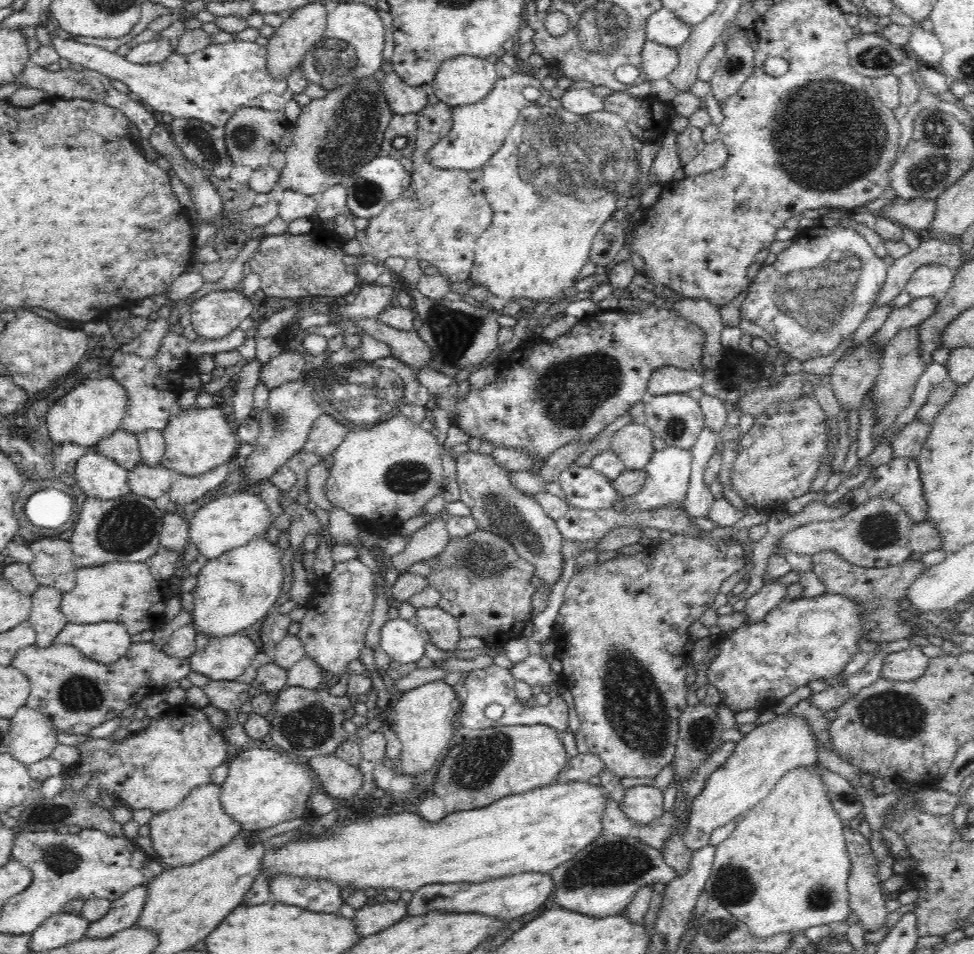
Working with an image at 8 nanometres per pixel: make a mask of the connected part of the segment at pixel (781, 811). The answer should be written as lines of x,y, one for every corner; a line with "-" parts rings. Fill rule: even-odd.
809,765
788,771
768,797
740,818
733,836
716,846
713,868
704,891
710,900
718,900
720,906
744,922
752,937
796,934
815,926
847,923
851,910
847,880
852,861
848,857
845,826
838,812
832,809
828,789
815,768
816,765

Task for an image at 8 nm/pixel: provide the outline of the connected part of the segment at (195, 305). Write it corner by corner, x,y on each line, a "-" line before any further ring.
212,291
190,304
192,327
202,339
217,340
251,318
253,304
242,291

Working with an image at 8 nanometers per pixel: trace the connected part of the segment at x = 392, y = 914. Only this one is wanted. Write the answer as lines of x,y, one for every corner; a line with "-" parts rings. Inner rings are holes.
403,899
381,904
376,902
374,905
366,905
362,902
356,904
353,917
356,922
356,933
360,933
360,937
368,937
382,932
406,917
406,911
407,902

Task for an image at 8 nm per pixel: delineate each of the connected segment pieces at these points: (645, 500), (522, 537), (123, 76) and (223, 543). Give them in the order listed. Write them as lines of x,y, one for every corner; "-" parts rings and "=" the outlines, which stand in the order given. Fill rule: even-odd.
668,447
662,451
653,453
650,463
645,467
646,484
638,494
632,496
632,504
624,507
626,513
637,510
658,508
660,506
670,506
684,502
691,476
691,465
693,462
692,450
678,447
=
468,450
468,452
458,455
455,466
457,467
456,480
460,489
461,501
470,507
477,528
493,532
514,542
514,547
519,555
534,565
534,575
540,577
552,590
554,584
560,580
564,564
561,551
564,540
555,523
556,520
544,512
542,505
536,501
534,495
522,492
513,486
510,471
499,466
494,456
=
64,33
51,37
51,45
57,50
59,58
66,58
71,64
81,64
84,68
100,72
110,79
124,82
131,92
138,94
141,98
140,102
158,117
164,113
172,115
174,119
192,118
210,123
212,126
225,127
234,112
240,108
250,106
250,108
267,109
268,111
283,111
286,103
290,102
294,95
286,83
288,76
268,73
266,46
256,43
256,41
236,39
226,43
212,43
206,48
183,55
176,52
170,53
166,60
147,65
134,64
115,52
92,44
80,43
=
242,492
220,496
202,506
195,513
189,524
189,538
196,544
199,554
207,560
214,560
229,550
240,548
260,536
273,524
274,514
268,505
254,493

